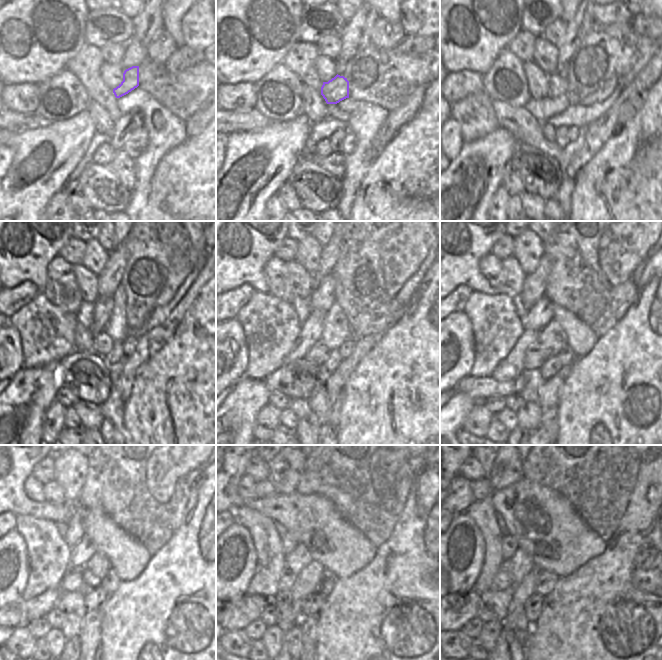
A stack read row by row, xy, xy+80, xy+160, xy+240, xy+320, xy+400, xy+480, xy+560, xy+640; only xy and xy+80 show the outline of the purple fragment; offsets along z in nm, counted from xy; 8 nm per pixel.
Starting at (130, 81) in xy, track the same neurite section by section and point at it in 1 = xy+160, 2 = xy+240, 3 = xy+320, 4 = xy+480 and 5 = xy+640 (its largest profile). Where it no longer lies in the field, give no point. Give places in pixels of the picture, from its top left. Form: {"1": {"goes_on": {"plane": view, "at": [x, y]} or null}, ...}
{"1": {"goes_on": {"plane": "xy+160", "at": [558, 86]}}, "2": {"goes_on": {"plane": "xy+240", "at": [102, 307]}}, "3": {"goes_on": {"plane": "xy+320", "at": [311, 329]}}, "4": {"goes_on": {"plane": "xy+480", "at": [37, 607]}}, "5": {"goes_on": {"plane": "xy+640", "at": [460, 608]}}}

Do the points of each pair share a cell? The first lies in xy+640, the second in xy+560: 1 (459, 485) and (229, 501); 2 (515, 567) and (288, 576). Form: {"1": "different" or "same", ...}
{"1": "different", "2": "different"}

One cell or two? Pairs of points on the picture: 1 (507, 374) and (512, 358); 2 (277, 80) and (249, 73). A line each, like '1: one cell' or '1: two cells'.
1: one cell
2: two cells

